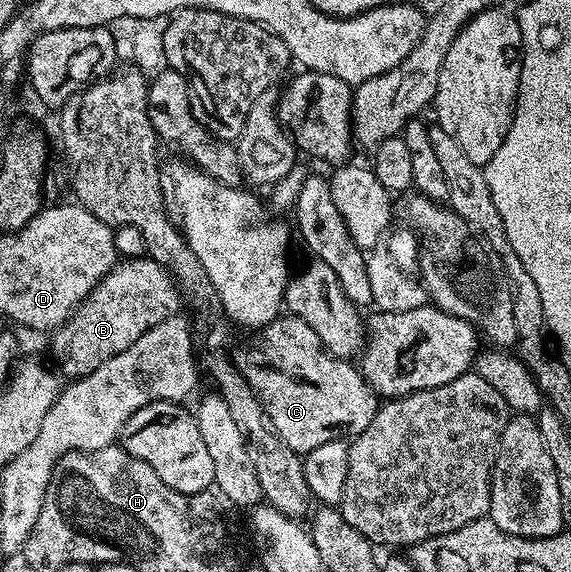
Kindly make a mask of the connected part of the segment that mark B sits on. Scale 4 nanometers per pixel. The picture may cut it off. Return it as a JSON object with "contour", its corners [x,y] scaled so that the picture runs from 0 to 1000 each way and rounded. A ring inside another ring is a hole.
{"contour":[[[236,451],[217,453],[222,455],[217,462],[215,456],[203,460],[88,589],[89,615],[103,628],[112,659],[154,657],[177,633],[191,633],[212,612],[226,612],[247,584],[315,544],[317,512],[303,484],[273,455],[229,453]]]}

